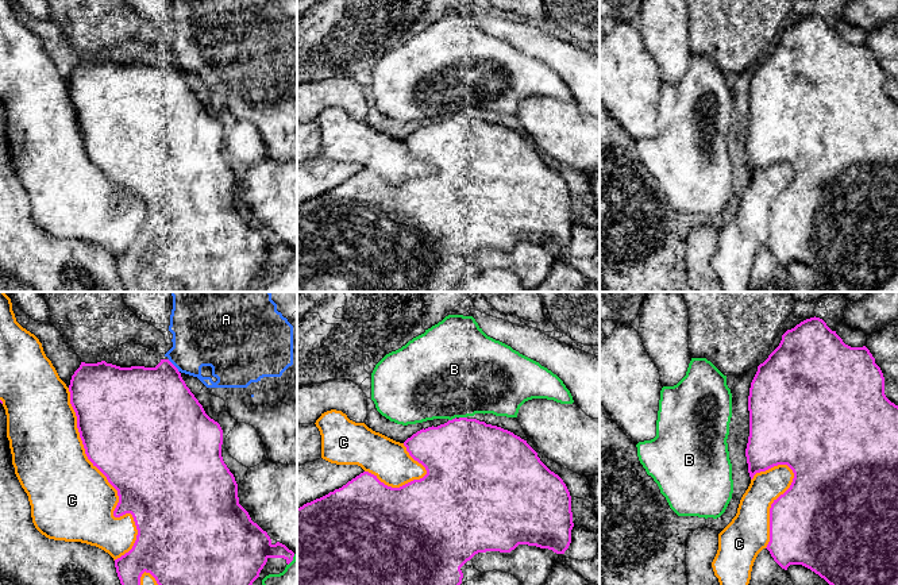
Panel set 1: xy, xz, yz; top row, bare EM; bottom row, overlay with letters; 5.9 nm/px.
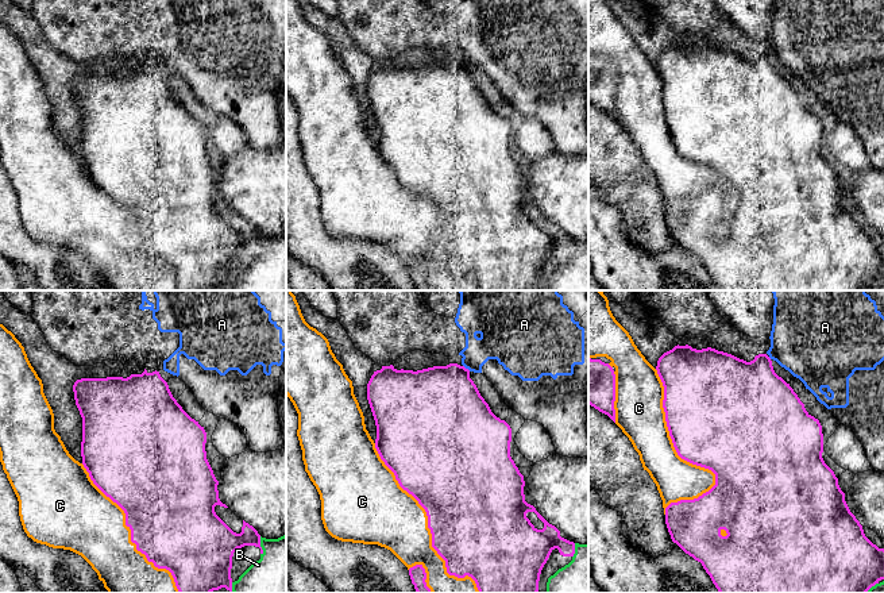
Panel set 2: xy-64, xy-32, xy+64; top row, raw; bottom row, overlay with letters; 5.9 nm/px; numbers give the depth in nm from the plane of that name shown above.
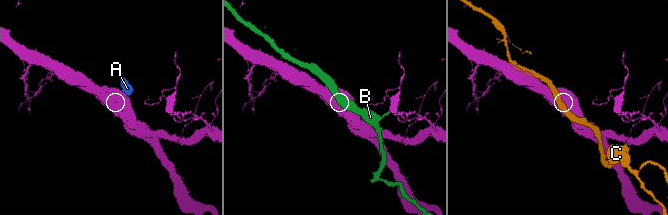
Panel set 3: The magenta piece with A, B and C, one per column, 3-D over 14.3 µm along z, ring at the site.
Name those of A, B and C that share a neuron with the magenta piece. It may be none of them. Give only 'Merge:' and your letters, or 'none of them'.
Merge: none of them

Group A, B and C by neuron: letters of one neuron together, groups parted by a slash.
A / B / C

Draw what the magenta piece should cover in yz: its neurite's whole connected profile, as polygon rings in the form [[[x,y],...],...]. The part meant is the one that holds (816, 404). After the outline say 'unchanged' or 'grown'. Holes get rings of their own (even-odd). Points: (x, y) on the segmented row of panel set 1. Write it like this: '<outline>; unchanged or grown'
[[[810,317],[799,324],[797,324],[794,328],[787,330],[782,335],[782,340],[779,346],[768,355],[768,358],[758,366],[758,372],[751,382],[749,388],[749,396],[748,396],[748,411],[749,411],[749,436],[748,443],[745,449],[745,457],[748,463],[748,473],[751,480],[756,473],[766,472],[774,466],[778,465],[787,465],[793,473],[794,478],[790,485],[790,488],[781,494],[770,508],[770,542],[767,544],[767,550],[770,551],[774,561],[785,570],[790,565],[802,565],[816,574],[818,574],[821,578],[824,578],[829,585],[898,585],[898,405],[891,403],[886,395],[884,395],[884,377],[880,370],[880,367],[875,363],[875,358],[870,353],[870,350],[863,347],[851,347],[843,342],[843,339],[836,334],[836,331],[832,331],[826,323],[820,317]]]; unchanged

